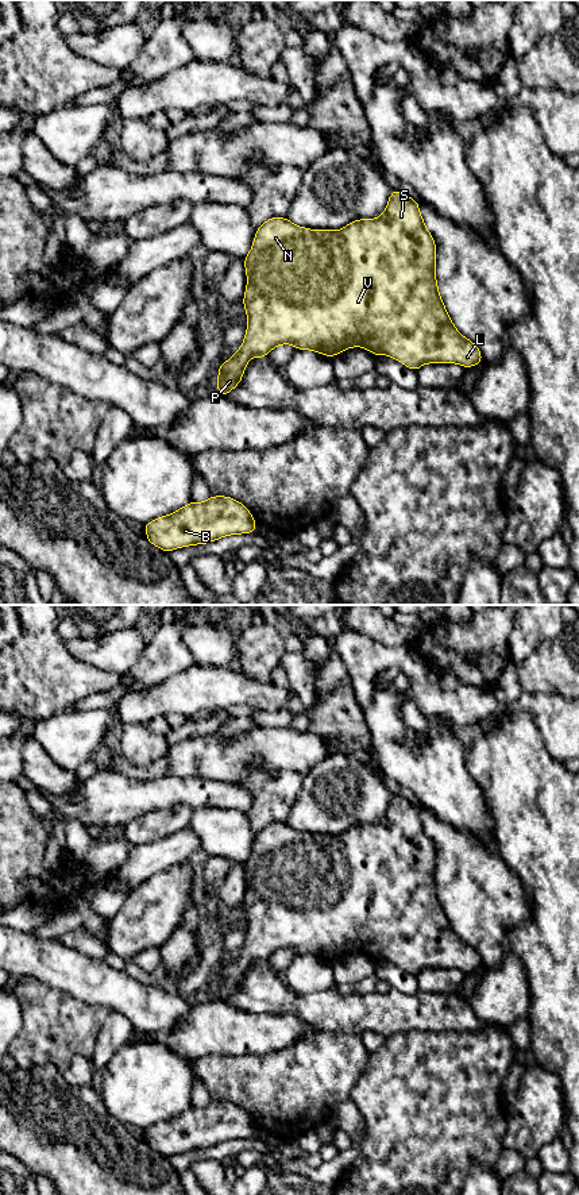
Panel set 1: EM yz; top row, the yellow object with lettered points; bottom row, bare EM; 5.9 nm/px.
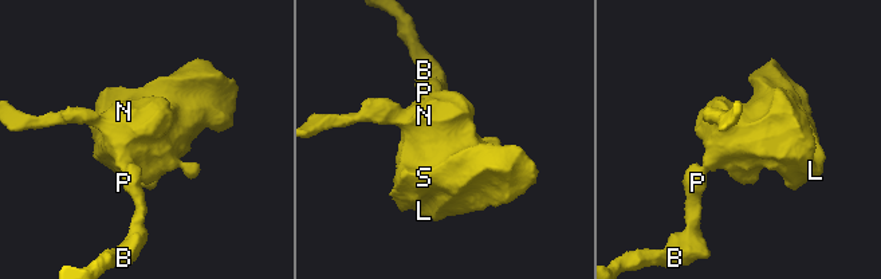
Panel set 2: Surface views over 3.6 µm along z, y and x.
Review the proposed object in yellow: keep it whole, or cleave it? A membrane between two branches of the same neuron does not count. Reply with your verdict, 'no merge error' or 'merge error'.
no merge error

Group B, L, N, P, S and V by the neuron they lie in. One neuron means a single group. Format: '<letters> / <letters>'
B L N P S V

